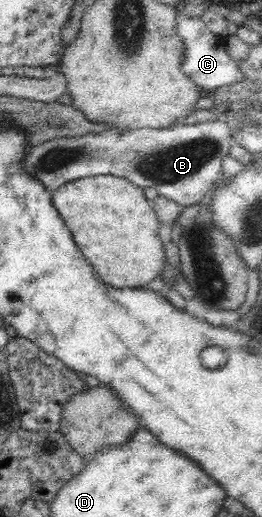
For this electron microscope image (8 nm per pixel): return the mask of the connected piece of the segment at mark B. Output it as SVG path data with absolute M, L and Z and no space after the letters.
M223 118L193 125L175 123L164 129L138 128L120 131L110 128L78 137L51 139L32 146L28 150L28 155L24 157L22 166L24 170L32 172L34 178L38 178L52 193L64 183L84 176L113 175L127 179L142 189L148 187L155 189L158 196L171 199L178 205L186 207L199 203L211 191L212 185L222 174L222 161L226 155L229 155L233 142L230 126Z

